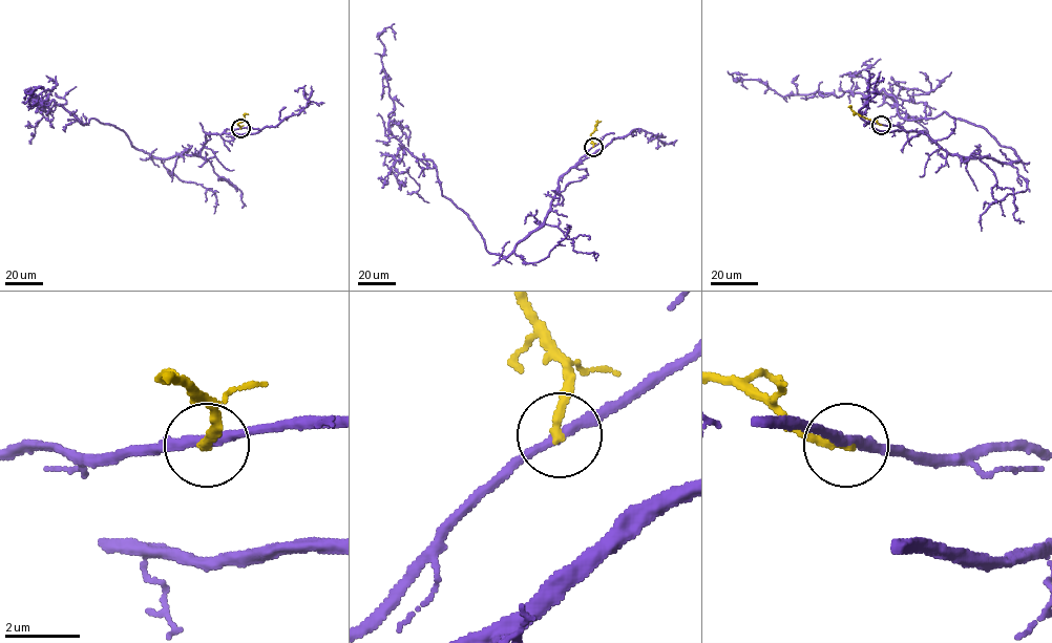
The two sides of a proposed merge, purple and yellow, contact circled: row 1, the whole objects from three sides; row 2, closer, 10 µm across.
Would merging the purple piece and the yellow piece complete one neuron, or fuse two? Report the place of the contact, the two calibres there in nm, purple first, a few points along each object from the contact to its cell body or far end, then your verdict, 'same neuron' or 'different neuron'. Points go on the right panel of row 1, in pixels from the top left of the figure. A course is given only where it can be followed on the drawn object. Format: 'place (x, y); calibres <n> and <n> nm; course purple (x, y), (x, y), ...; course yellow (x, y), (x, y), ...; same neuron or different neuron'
place (881, 125); calibres 260 and 260 nm; course purple (881, 124), (952, 154), (1018, 159), (947, 112), (903, 119), (884, 90), (782, 97), (732, 74), (747, 74); course yellow (881, 124), (849, 107); different neuron

